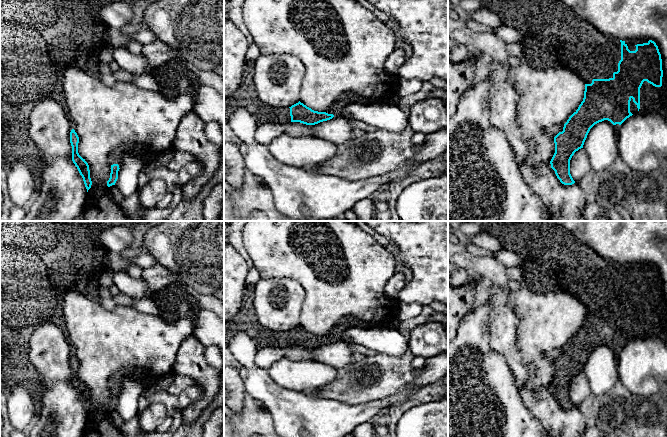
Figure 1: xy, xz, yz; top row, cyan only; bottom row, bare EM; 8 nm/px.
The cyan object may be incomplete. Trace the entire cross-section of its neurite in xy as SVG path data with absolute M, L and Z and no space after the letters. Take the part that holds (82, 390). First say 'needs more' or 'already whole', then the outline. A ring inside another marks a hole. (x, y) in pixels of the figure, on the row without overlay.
already whole | M72 353L70 356L70 367L72 370L72 385L77 391L80 399L82 400L85 411L88 416L88 414L91 412L91 409L92 409L92 405L90 402L89 389L85 385L85 383L83 383L78 377L79 361L74 353Z

